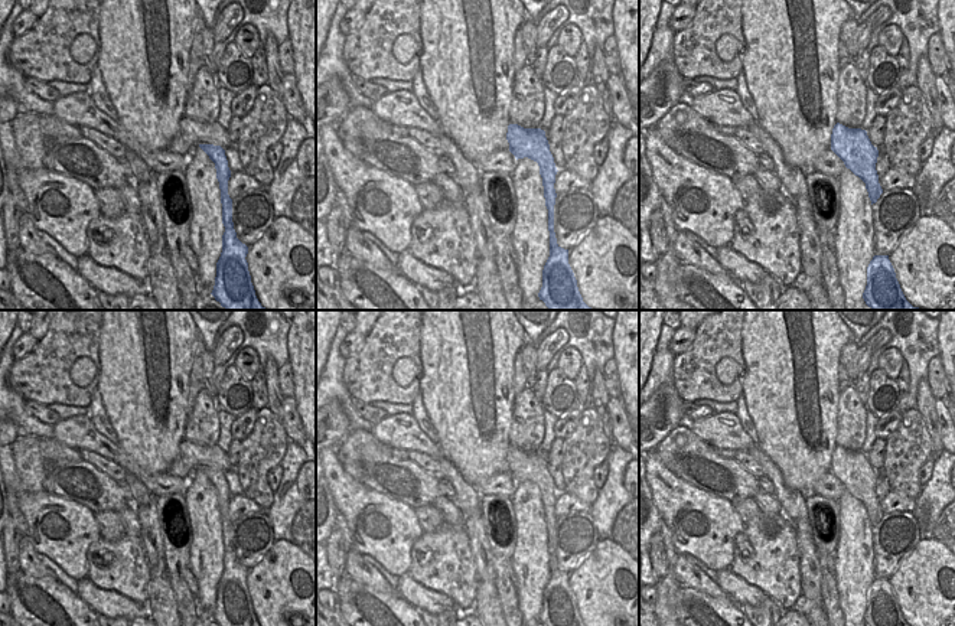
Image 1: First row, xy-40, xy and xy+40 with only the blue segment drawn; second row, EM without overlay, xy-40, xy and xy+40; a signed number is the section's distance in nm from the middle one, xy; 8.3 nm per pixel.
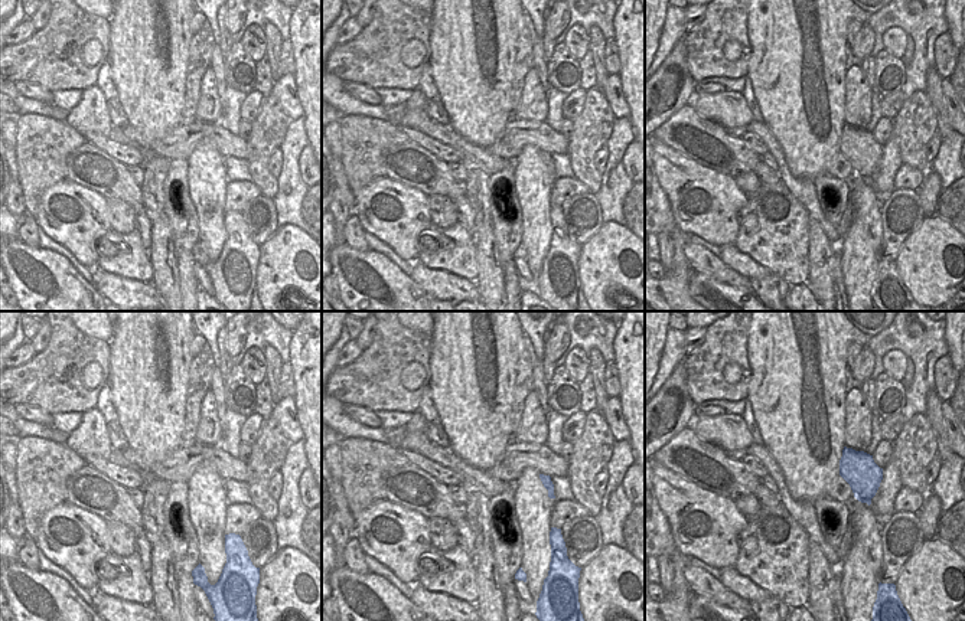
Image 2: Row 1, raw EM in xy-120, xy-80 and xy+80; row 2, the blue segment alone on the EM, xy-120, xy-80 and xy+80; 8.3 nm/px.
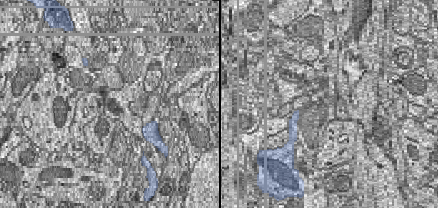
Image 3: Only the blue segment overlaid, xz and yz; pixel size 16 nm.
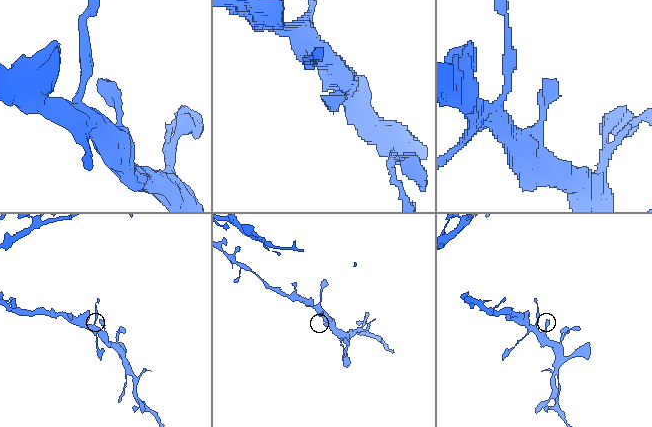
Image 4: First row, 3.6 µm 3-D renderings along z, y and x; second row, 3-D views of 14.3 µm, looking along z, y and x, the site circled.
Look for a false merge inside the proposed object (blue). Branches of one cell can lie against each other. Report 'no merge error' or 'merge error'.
no merge error

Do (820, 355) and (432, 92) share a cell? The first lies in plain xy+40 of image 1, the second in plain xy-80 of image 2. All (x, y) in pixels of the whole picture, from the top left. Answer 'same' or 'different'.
different

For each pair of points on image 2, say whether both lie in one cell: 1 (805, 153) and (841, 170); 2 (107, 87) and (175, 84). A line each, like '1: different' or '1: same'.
1: different
2: different

